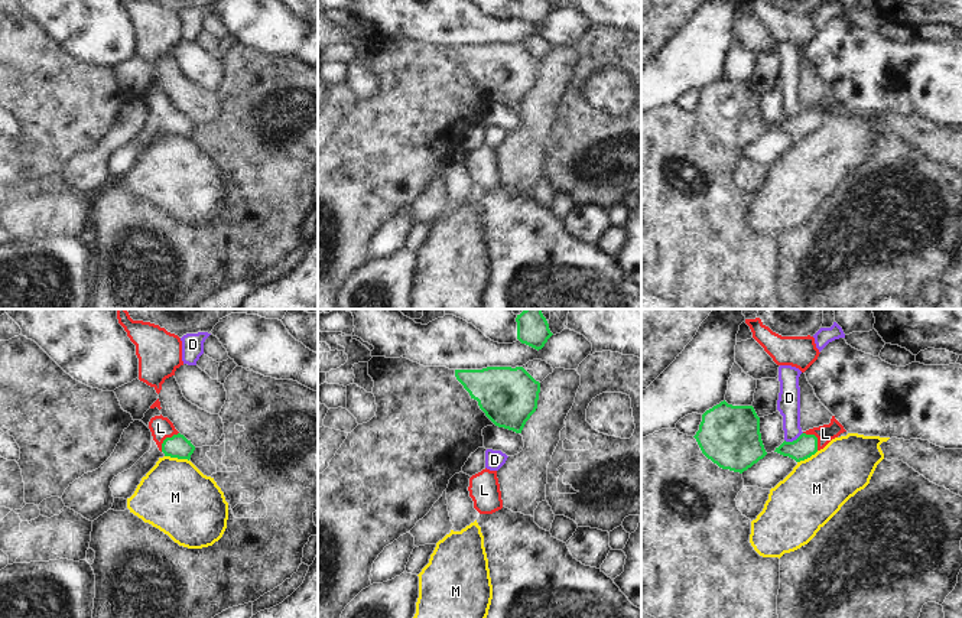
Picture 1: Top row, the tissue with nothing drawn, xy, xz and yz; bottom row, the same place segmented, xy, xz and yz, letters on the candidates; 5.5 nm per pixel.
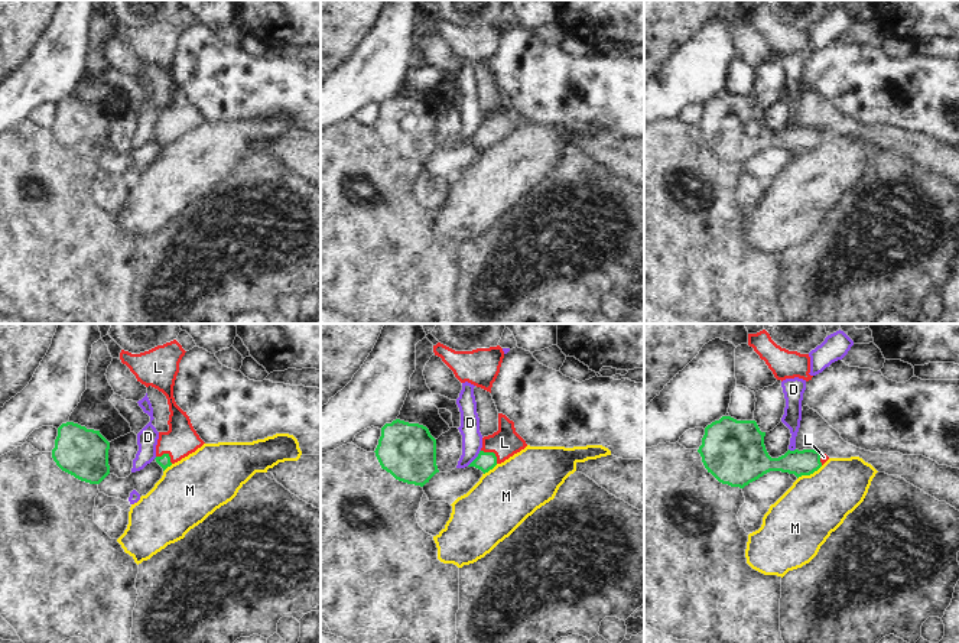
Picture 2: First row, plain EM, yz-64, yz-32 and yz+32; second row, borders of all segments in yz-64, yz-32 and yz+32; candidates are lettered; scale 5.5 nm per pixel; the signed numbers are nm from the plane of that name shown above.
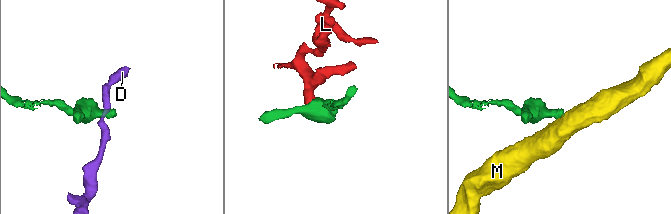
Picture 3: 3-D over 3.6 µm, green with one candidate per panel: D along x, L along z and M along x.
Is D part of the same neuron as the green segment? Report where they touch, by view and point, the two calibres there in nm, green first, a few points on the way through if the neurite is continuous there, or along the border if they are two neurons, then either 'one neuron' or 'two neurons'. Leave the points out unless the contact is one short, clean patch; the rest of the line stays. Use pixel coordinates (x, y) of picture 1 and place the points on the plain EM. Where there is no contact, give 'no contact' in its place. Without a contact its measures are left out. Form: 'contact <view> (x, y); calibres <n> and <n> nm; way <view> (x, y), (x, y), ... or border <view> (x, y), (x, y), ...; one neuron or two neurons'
contact yz (793, 117); calibres 130 and 130 nm; border yz (802, 109), (795, 116), (785, 117); two neurons

